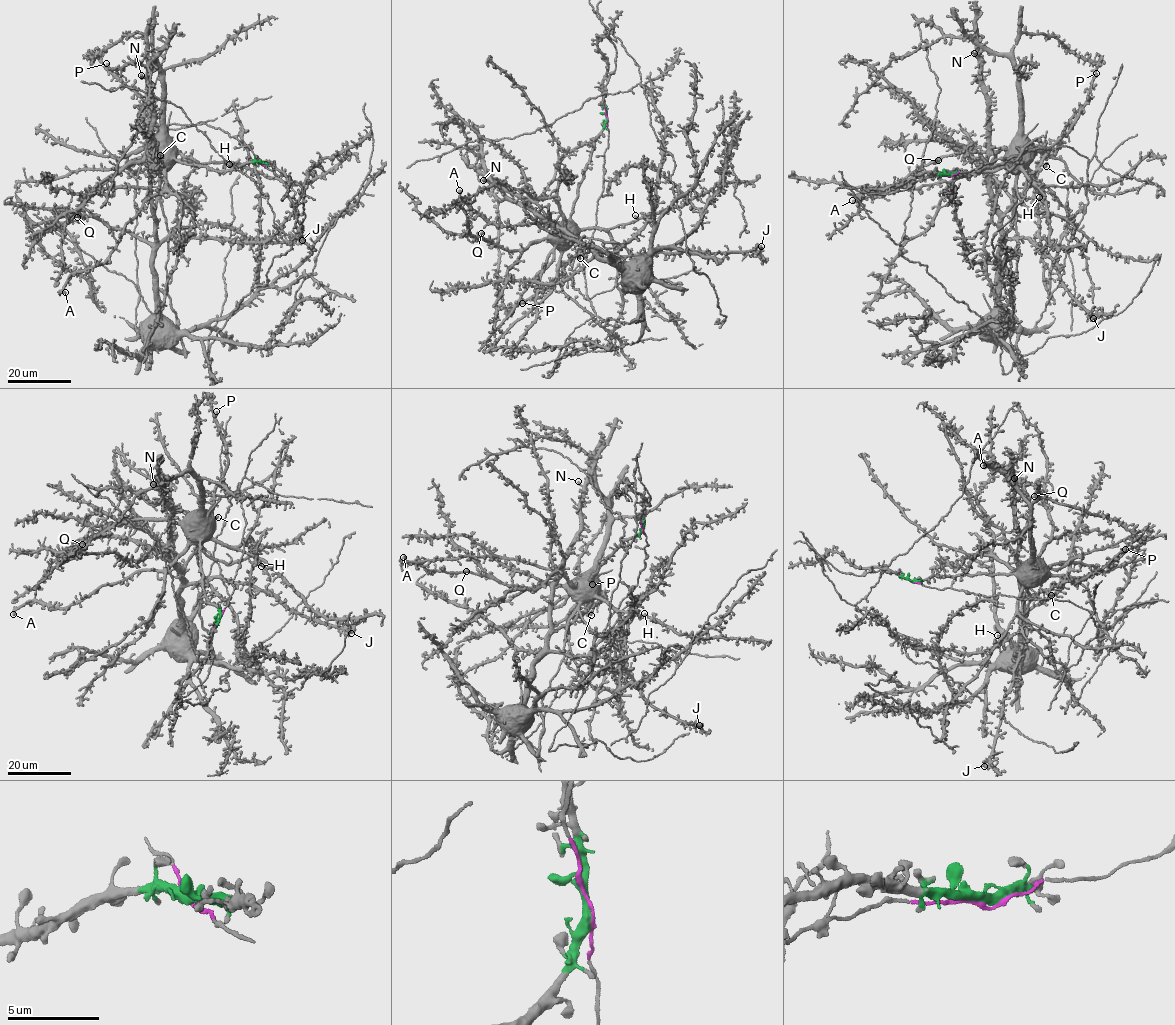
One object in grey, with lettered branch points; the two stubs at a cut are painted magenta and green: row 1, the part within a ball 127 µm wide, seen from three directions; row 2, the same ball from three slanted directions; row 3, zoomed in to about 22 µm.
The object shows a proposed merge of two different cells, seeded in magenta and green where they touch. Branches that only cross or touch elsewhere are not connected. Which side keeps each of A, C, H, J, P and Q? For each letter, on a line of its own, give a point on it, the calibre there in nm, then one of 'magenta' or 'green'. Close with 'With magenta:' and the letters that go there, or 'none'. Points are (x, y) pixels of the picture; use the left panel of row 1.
A: place (65, 292); calibre 500 nm; green
C: place (160, 155); calibre 440 nm; magenta
H: place (229, 164); calibre 440 nm; green
J: place (302, 240); calibre 460 nm; magenta
P: place (106, 63); calibre 360 nm; magenta
Q: place (77, 217); calibre 480 nm; green
With magenta: C, J, P

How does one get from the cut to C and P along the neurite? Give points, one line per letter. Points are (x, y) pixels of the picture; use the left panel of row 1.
C: (261, 163), (204, 122), (171, 123), (149, 136), (134, 200), (141, 332), (157, 313), (160, 156)
P: (261, 163), (204, 122), (149, 136), (134, 200), (141, 332), (157, 313), (157, 158), (141, 98), (106, 63)

